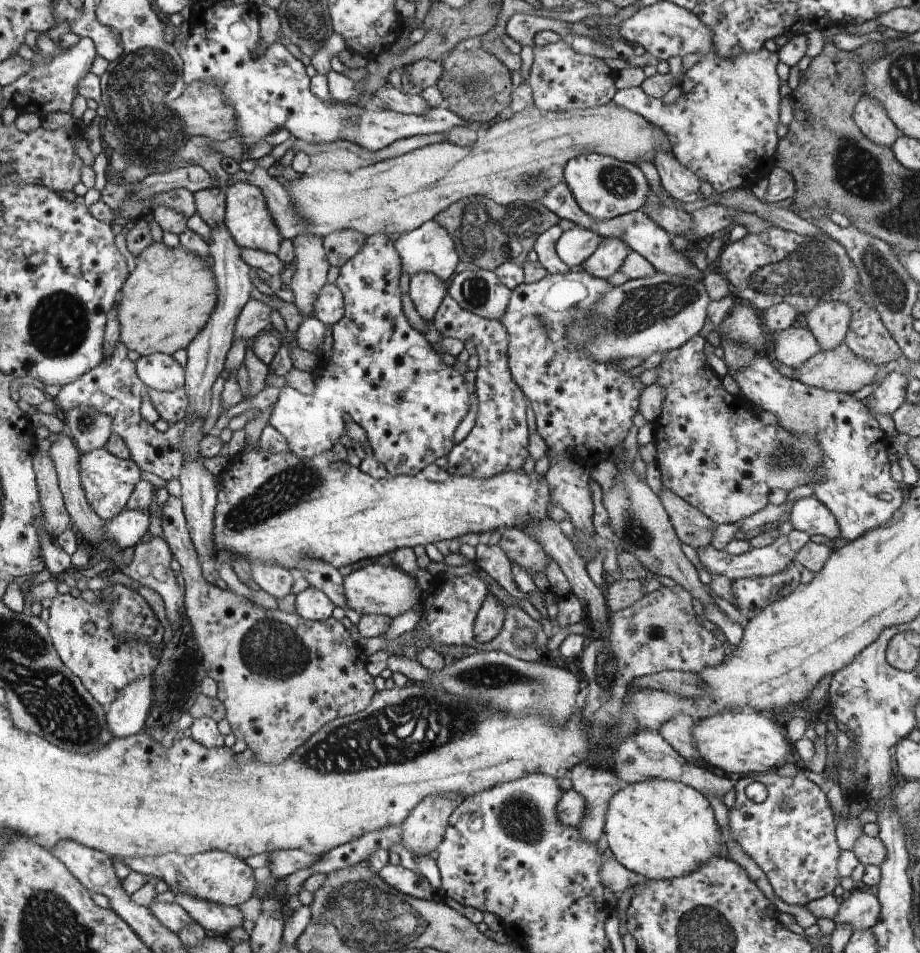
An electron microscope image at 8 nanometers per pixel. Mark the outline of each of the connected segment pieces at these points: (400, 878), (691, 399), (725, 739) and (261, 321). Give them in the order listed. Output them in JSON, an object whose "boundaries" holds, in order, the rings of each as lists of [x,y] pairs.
{"boundaries":[[[[386,865],[381,871],[376,873],[380,875],[390,886],[396,888],[404,894],[424,899],[426,901],[443,900],[444,895],[439,889],[435,889],[429,880],[418,875],[418,872],[413,872],[412,869],[407,869],[402,865]]],[[[694,335],[686,344],[680,348],[671,350],[661,364],[656,368],[658,370],[657,382],[662,388],[665,388],[666,396],[656,420],[656,428],[654,429],[654,444],[657,448],[656,466],[661,472],[661,480],[664,488],[671,490],[675,495],[684,499],[688,504],[703,512],[711,521],[717,525],[728,523],[739,523],[743,518],[752,516],[755,512],[761,511],[769,503],[769,494],[774,489],[784,489],[786,492],[792,490],[796,486],[807,484],[809,476],[817,470],[818,464],[823,459],[822,451],[818,450],[817,444],[808,435],[795,435],[788,432],[780,425],[766,425],[760,417],[757,417],[752,410],[753,407],[748,403],[744,396],[731,395],[724,389],[722,378],[708,364],[706,355],[704,355],[704,344],[707,339],[698,335]]],[[[746,709],[733,714],[724,711],[695,721],[692,729],[693,745],[696,747],[704,766],[718,773],[760,774],[776,770],[784,760],[795,759],[794,746],[790,744],[784,729],[764,717],[761,712]]],[[[251,298],[245,304],[241,314],[238,315],[233,338],[247,340],[248,338],[254,338],[256,334],[260,334],[262,330],[270,328],[272,312],[270,306]]]]}

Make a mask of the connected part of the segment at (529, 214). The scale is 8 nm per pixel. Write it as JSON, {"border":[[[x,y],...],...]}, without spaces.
{"border":[[[480,195],[453,202],[433,219],[450,233],[459,257],[466,265],[487,270],[498,268],[498,265],[501,265],[503,261],[525,262],[530,256],[535,240],[538,240],[539,233],[546,232],[546,228],[550,228],[550,224],[559,223],[558,216],[554,216],[554,212],[546,212],[546,207],[541,202],[512,203],[503,207],[496,204],[492,199]]]}

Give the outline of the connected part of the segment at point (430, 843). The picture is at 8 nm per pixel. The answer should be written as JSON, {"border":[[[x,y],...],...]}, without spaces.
{"border":[[[456,793],[423,798],[403,820],[401,842],[418,855],[432,855],[443,839],[449,816],[462,802]]]}

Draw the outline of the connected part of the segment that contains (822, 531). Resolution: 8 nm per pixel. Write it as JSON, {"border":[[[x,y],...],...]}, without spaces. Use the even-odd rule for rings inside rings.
{"border":[[[814,496],[794,501],[790,519],[793,528],[806,535],[840,537],[836,517]]]}

